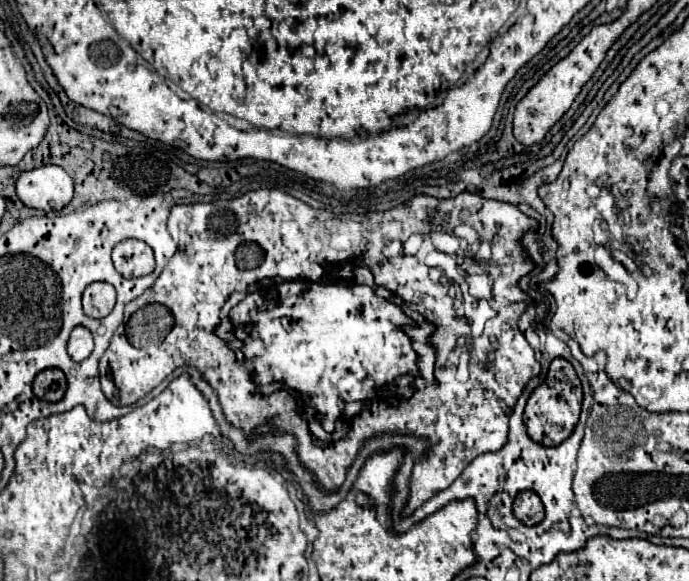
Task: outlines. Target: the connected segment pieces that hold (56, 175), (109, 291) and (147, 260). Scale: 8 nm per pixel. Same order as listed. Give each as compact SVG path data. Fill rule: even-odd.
M43 165L17 177L17 197L33 209L59 211L73 199L73 179L59 165Z
M91 283L83 291L83 309L89 317L103 319L115 305L115 287L111 283Z
M125 239L117 243L113 249L113 263L115 269L127 279L149 275L155 269L153 249L139 239Z

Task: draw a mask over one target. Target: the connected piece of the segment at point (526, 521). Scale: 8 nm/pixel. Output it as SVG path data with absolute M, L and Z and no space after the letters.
M523 491L515 497L515 503L513 503L513 513L515 517L523 523L523 525L537 525L543 521L545 517L545 509L543 509L543 503L539 499L537 493L533 491Z

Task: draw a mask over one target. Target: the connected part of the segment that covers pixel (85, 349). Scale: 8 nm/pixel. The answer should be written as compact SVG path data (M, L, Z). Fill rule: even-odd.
M79 325L71 331L69 337L69 355L73 357L73 361L83 361L91 355L93 351L93 335L87 327Z

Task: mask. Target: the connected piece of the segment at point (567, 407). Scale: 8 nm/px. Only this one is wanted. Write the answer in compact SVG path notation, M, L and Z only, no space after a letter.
M555 359L547 371L545 381L539 387L535 387L527 399L527 405L523 411L523 423L525 423L527 435L535 443L541 443L545 447L559 445L575 429L581 413L581 401L583 401L583 393L581 393L581 383L575 369L571 367L569 361Z

